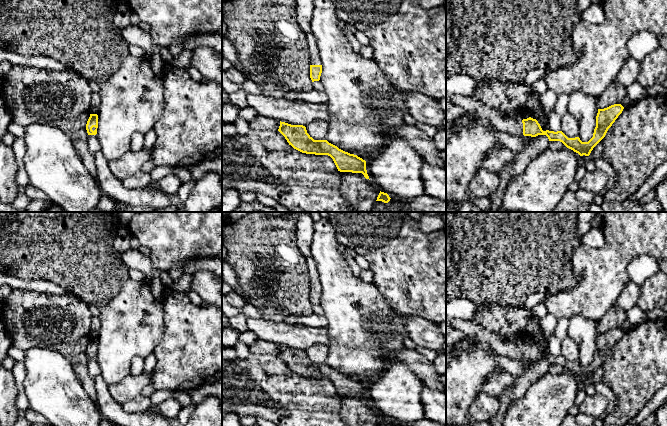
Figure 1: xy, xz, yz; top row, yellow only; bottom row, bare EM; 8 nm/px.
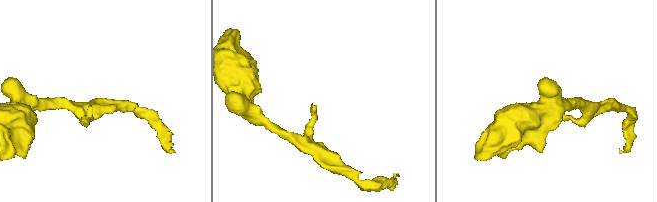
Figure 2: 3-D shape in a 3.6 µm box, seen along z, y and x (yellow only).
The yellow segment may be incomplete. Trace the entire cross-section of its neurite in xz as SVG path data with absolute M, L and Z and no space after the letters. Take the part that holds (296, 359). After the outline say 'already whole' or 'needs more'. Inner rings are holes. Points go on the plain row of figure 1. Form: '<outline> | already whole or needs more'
M280 345L278 355L294 373L306 378L328 379L333 383L338 395L362 397L366 403L369 403L365 384L339 373L327 364L314 364L307 357L305 350Z | already whole

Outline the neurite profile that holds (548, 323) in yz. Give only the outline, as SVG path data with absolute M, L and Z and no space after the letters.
M551 314L546 315L540 320L542 337L538 339L538 347L541 349L545 346L545 339L554 332L559 319Z

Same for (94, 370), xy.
M89 359L88 360L88 373L93 378L100 376L101 369L100 369L100 366L97 363L96 359Z

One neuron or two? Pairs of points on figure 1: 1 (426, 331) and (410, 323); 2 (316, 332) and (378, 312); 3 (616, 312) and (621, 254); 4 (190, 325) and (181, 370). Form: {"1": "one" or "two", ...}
{"1": "one", "2": "two", "3": "two", "4": "one"}

